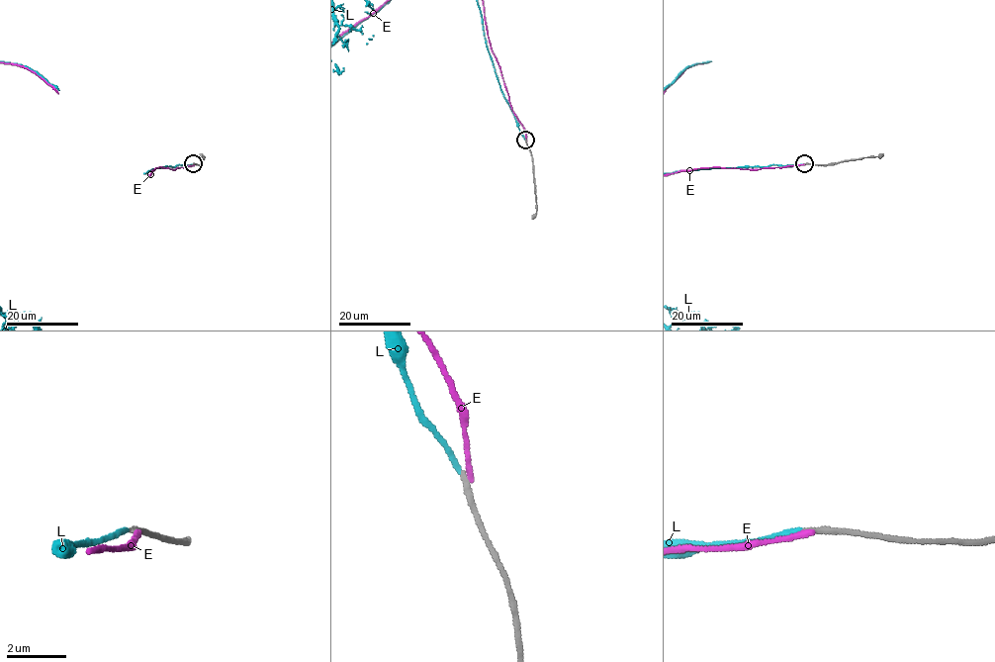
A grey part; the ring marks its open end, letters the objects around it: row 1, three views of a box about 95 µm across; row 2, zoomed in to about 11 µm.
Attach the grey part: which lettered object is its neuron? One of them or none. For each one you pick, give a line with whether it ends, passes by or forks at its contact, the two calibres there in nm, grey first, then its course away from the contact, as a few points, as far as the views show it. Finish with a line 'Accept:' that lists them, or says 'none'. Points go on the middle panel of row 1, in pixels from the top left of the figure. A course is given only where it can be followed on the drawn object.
L: it ends there; 190 nm thick on the grey side, 160 nm on the other
Accept: L

